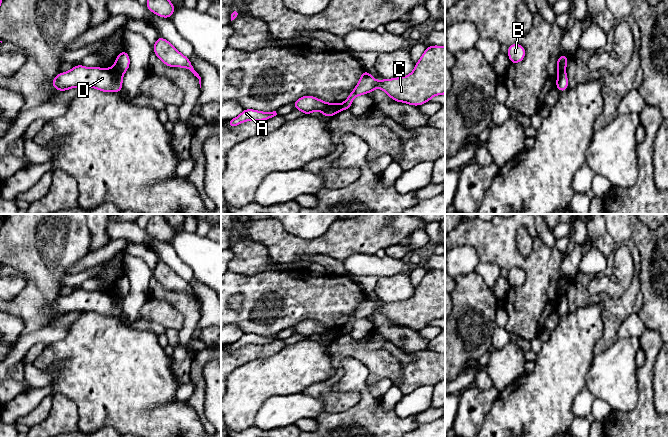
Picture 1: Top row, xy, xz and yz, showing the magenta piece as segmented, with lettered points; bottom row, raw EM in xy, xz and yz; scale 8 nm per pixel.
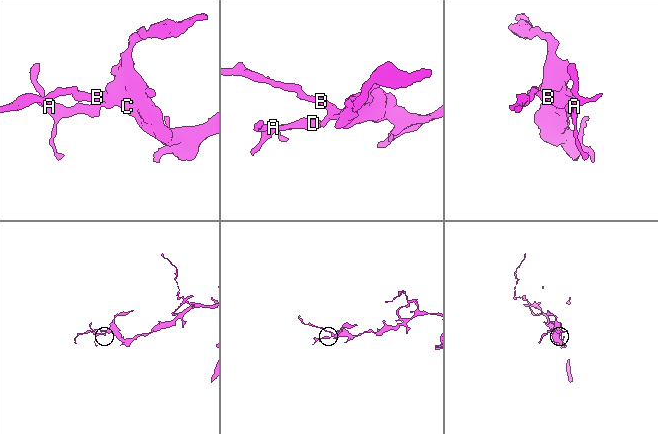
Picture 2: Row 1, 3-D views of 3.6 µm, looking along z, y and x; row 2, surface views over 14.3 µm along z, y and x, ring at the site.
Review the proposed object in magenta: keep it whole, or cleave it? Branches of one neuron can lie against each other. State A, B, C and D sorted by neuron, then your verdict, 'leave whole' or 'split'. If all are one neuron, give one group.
A D / B C; split

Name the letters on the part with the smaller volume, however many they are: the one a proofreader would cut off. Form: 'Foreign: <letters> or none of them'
Foreign: A, D

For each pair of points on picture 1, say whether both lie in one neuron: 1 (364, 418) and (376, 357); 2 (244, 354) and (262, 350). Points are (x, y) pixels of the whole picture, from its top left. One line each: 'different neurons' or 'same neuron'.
1: different neurons
2: same neuron

